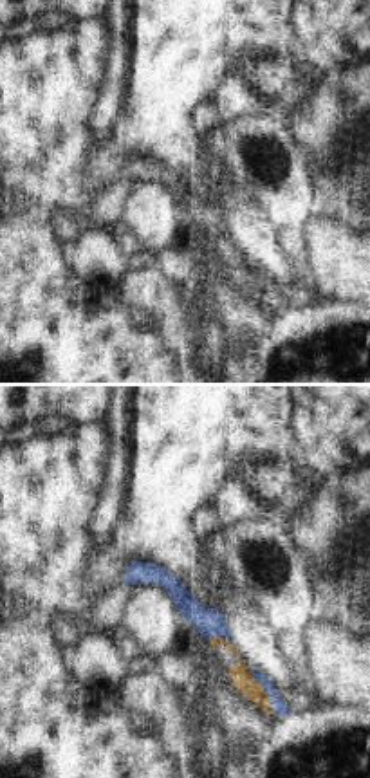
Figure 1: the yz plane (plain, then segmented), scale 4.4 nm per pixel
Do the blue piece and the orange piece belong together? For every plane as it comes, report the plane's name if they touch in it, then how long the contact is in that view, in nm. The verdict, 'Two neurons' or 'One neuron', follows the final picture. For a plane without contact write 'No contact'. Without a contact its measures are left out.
Touches blue in yz. Shared border 240 nm.

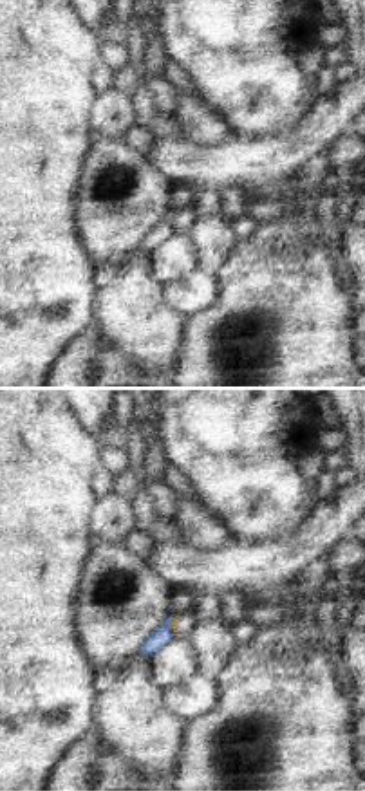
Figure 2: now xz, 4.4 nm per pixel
Touches blue in xz. Shared border 100 nm.

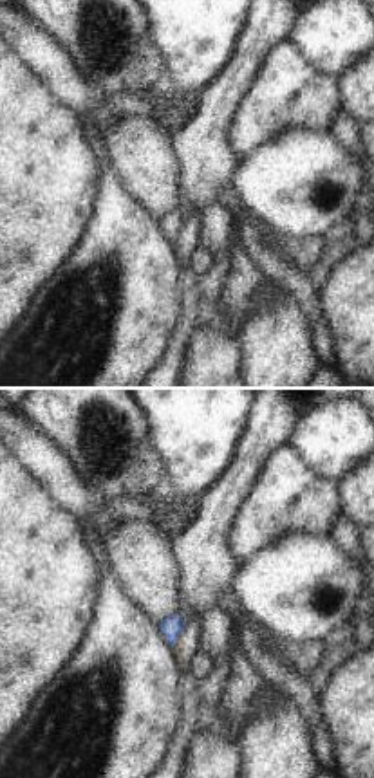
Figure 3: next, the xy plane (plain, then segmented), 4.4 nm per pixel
Touches blue in xy. Shared border 80 nm.

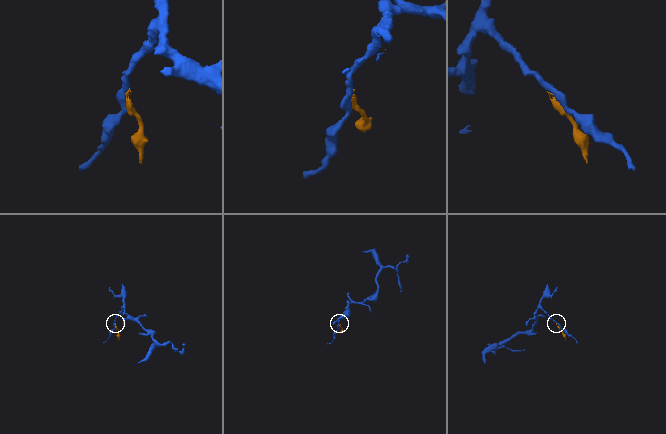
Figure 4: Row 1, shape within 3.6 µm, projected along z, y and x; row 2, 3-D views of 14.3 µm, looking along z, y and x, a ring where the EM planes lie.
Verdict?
Two neurons.

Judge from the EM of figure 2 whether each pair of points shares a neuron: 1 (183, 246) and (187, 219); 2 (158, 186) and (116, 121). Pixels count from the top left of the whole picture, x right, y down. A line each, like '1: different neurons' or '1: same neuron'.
1: different neurons
2: different neurons

